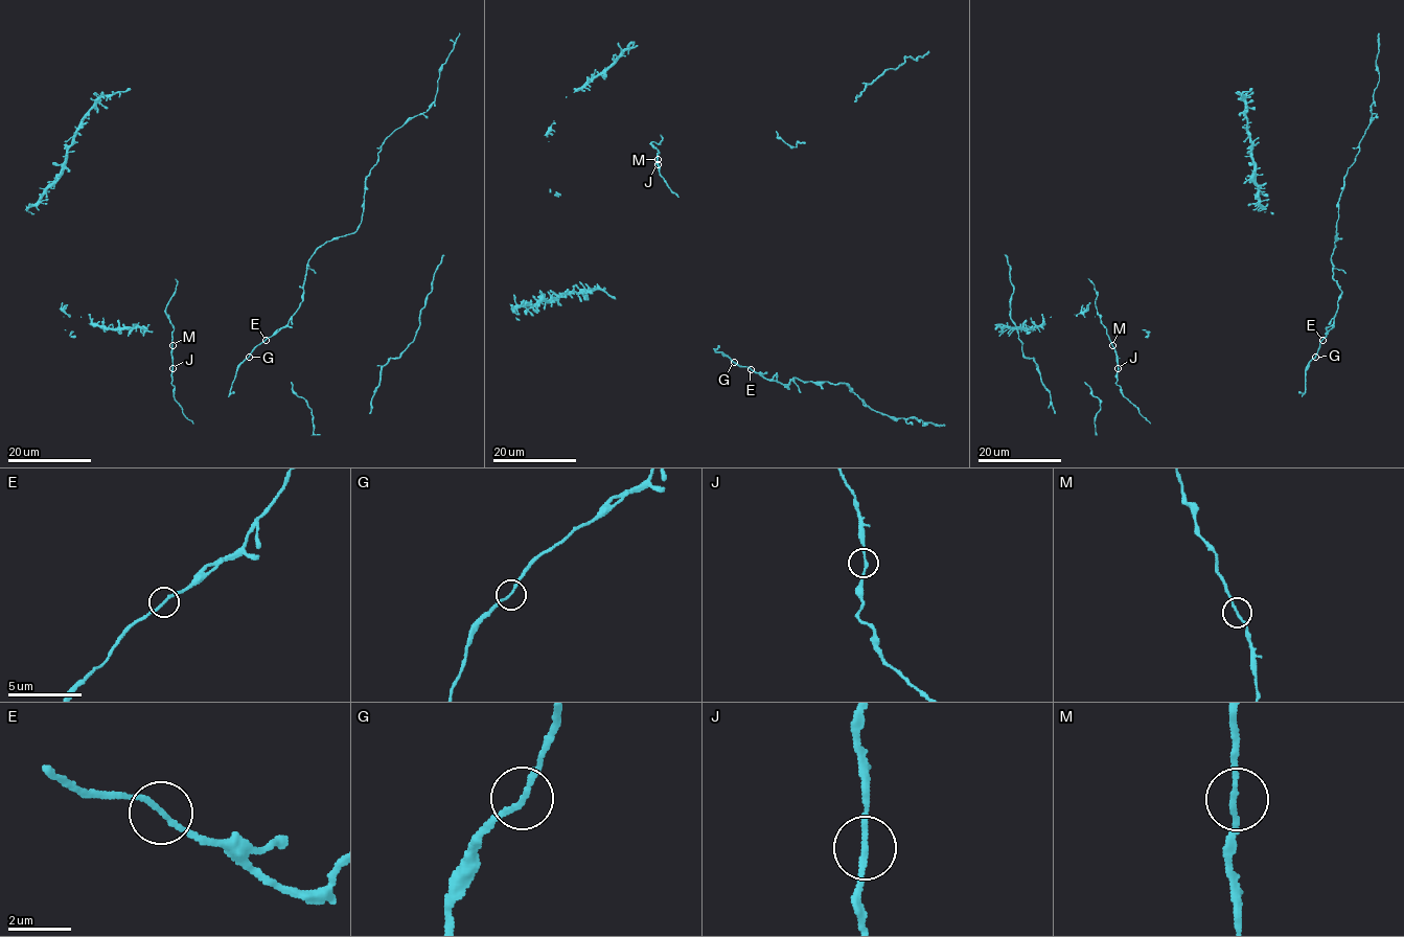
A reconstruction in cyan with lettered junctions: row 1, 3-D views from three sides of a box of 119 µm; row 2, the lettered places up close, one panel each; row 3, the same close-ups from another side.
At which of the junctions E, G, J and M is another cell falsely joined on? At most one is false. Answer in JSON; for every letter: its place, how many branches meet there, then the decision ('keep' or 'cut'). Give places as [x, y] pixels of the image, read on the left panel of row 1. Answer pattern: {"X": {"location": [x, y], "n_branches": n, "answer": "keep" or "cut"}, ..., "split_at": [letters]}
{"E": {"location": [266, 340], "n_branches": 2, "answer": "keep"}, "G": {"location": [249, 357], "n_branches": 2, "answer": "keep"}, "J": {"location": [173, 368], "n_branches": 2, "answer": "keep"}, "M": {"location": [173, 345], "n_branches": 2, "answer": "keep"}, "split_at": []}

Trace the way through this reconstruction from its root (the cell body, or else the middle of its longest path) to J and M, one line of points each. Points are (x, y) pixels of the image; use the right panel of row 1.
J: (1122, 391), (1117, 384), (1118, 368)
M: (1122, 391), (1117, 384), (1118, 356), (1112, 345)

